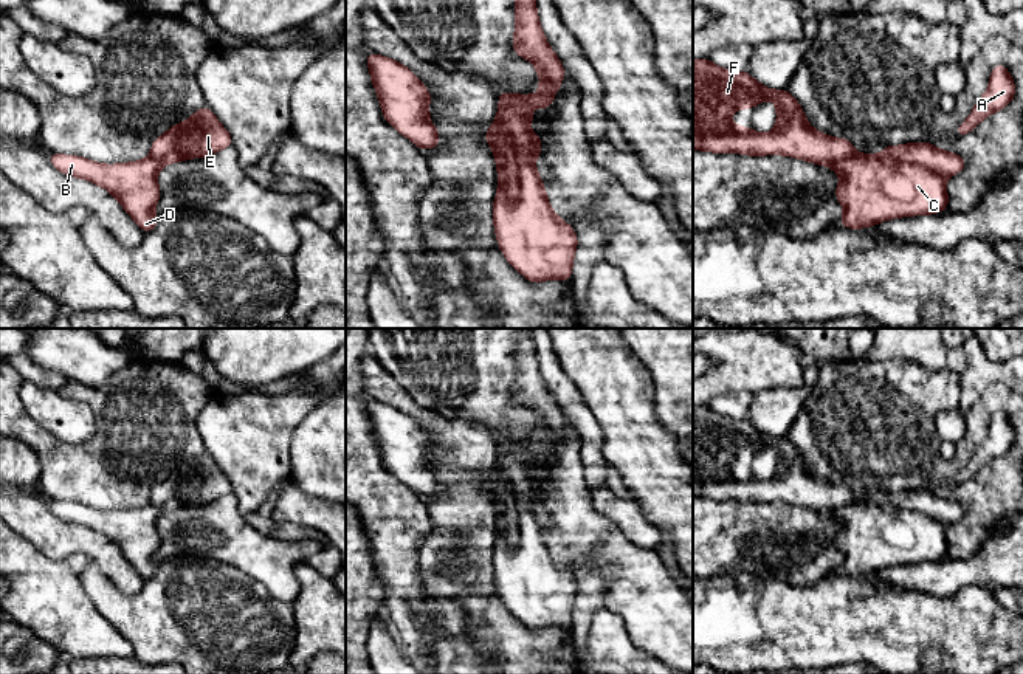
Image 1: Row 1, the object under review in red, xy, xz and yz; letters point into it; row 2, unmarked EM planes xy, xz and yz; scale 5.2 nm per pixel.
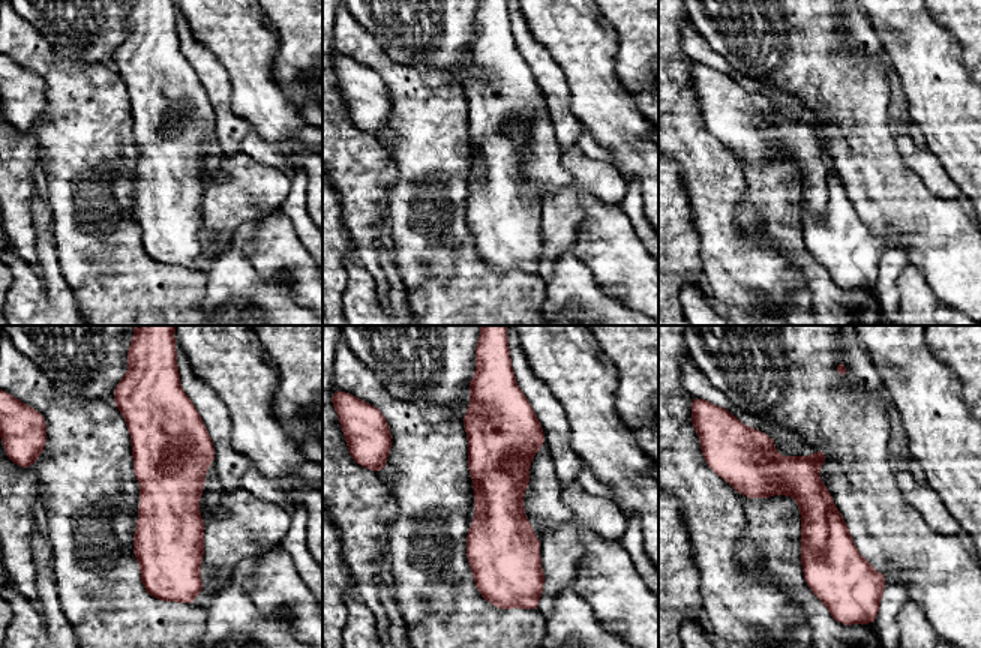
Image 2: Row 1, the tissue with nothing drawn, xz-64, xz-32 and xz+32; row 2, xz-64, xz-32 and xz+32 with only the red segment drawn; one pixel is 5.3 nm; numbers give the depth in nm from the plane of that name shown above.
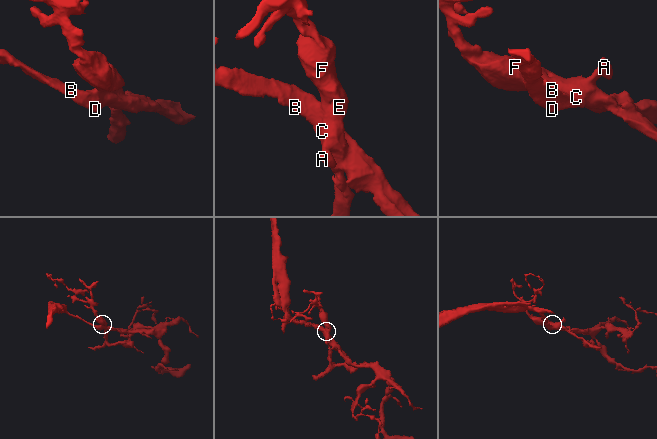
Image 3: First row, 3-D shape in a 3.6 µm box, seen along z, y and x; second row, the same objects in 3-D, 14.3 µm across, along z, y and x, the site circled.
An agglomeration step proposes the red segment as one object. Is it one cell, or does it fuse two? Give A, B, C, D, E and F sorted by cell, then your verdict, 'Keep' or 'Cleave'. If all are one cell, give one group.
Groups: A E F / B C D. Cleave

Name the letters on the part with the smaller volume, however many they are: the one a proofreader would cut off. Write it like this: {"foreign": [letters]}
{"foreign": ["A", "E", "F"]}

